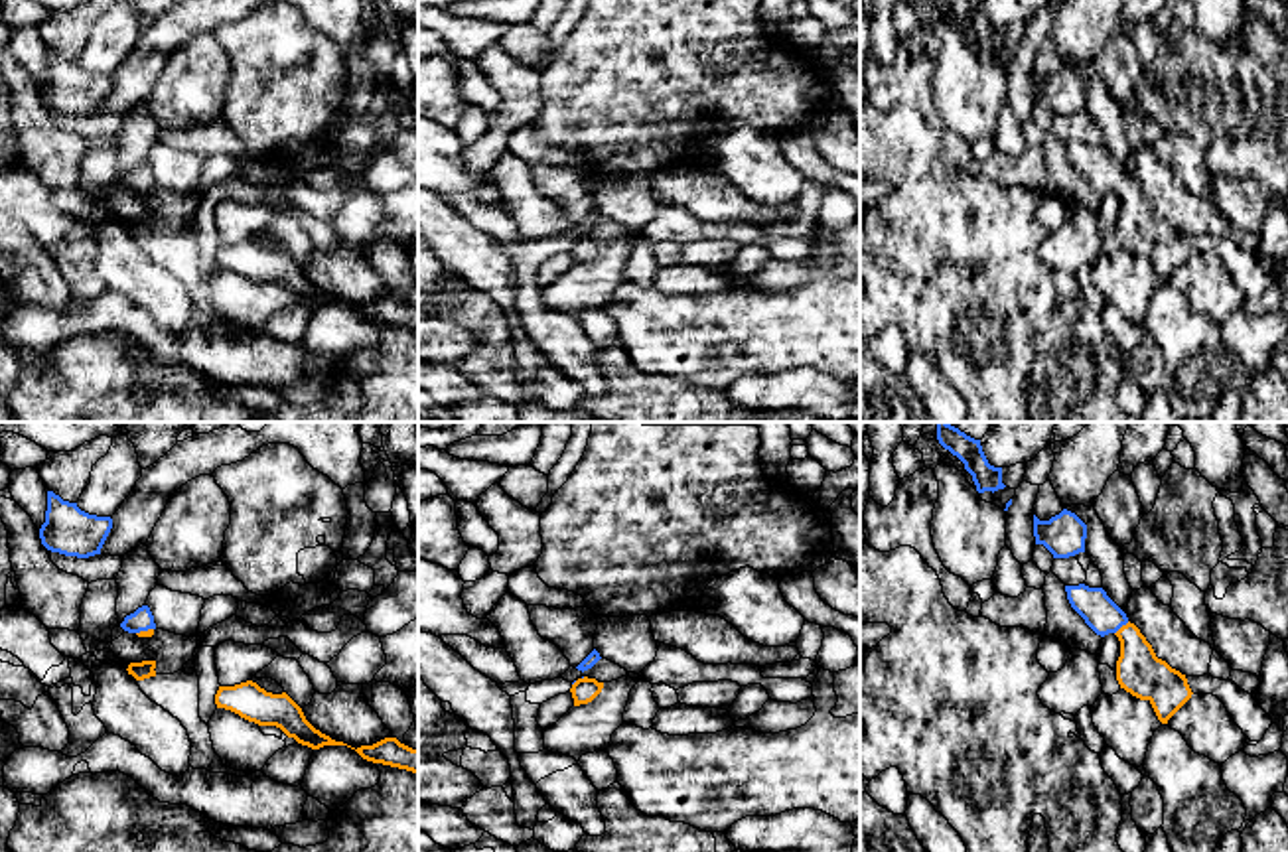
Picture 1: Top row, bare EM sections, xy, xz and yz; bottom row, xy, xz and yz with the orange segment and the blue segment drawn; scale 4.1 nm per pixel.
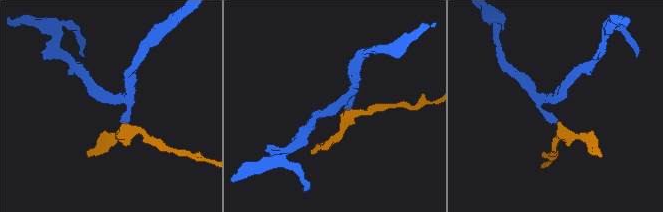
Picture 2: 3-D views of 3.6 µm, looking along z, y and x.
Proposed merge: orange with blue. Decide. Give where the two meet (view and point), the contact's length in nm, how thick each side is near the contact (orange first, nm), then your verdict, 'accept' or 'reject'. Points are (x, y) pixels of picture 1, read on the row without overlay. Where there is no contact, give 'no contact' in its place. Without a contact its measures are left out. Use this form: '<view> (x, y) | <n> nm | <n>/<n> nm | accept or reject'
yz (1121, 186) | 80 nm | 190/150 nm | accept

